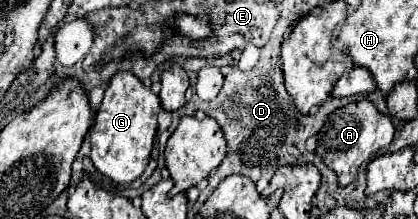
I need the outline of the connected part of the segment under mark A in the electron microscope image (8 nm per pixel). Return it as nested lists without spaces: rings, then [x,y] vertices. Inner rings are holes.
[[[369,99],[353,101],[345,107],[335,109],[327,117],[325,125],[319,131],[315,153],[323,159],[323,163],[329,169],[333,169],[339,175],[341,187],[345,187],[357,179],[361,163],[369,161],[379,149],[387,147],[393,141],[393,133],[395,133],[395,127],[393,127],[391,119],[387,115],[383,115]]]

